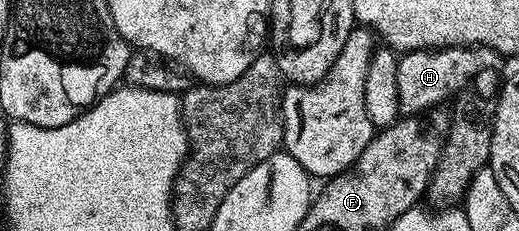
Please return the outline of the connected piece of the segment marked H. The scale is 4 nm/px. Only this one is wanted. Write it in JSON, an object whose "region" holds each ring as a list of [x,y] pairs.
{"region":[[[445,47],[426,51],[408,51],[397,65],[397,93],[400,112],[415,117],[443,105],[447,98],[458,96],[470,79],[482,71],[491,71],[501,63],[501,56],[488,47]]]}

